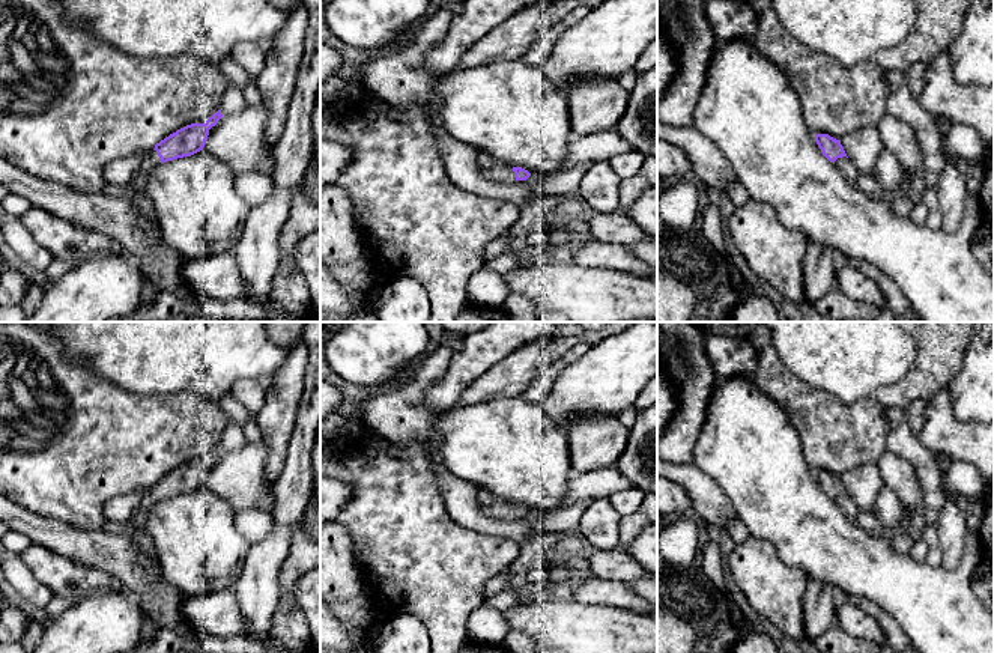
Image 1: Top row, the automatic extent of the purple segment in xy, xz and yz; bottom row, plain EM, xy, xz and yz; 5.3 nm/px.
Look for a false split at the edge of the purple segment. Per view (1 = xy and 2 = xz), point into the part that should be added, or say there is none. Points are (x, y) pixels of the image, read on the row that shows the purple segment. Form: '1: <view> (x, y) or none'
1: xy (137, 188)
2: xz (492, 169)

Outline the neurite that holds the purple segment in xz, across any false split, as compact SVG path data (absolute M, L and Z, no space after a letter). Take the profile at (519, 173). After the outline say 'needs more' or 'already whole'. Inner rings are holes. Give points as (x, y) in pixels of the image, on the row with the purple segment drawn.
M487 152L478 153L477 164L487 179L496 182L526 181L531 176L528 170L502 164Z | needs more

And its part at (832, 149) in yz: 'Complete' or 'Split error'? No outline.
Split error

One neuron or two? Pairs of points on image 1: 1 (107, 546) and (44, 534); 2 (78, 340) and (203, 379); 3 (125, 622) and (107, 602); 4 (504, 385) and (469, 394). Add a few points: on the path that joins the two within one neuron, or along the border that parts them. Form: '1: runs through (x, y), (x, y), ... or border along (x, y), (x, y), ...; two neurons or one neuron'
1: runs through (92, 546), (81, 546), (59, 536); one neuron
2: runs through (110, 340), (164, 340), (172, 348); one neuron
3: runs through (121, 617), (110, 607); one neuron
4: runs through (495, 385), (478, 390); one neuron

